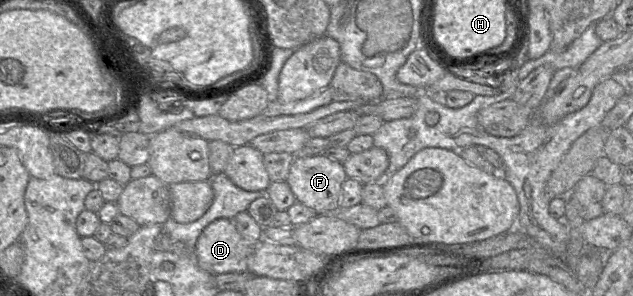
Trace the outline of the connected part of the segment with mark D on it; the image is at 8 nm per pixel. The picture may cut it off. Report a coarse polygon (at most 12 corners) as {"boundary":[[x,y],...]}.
{"boundary":[[232,220],[204,228],[196,243],[200,268],[247,272],[255,243]]}

